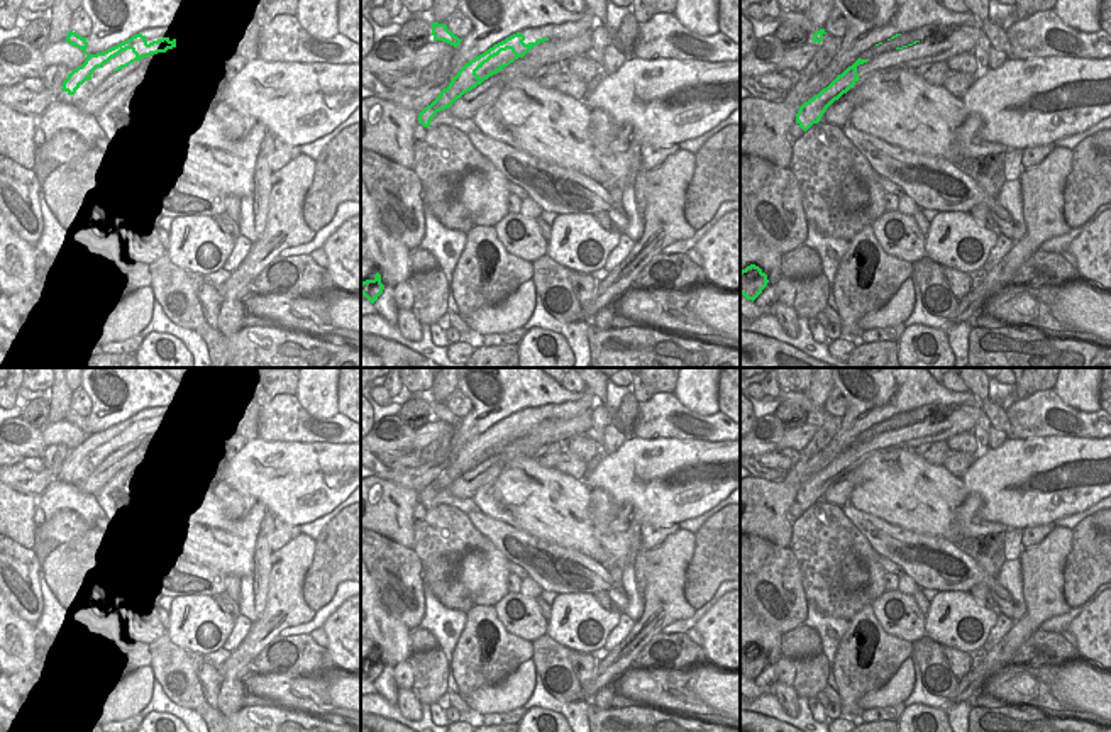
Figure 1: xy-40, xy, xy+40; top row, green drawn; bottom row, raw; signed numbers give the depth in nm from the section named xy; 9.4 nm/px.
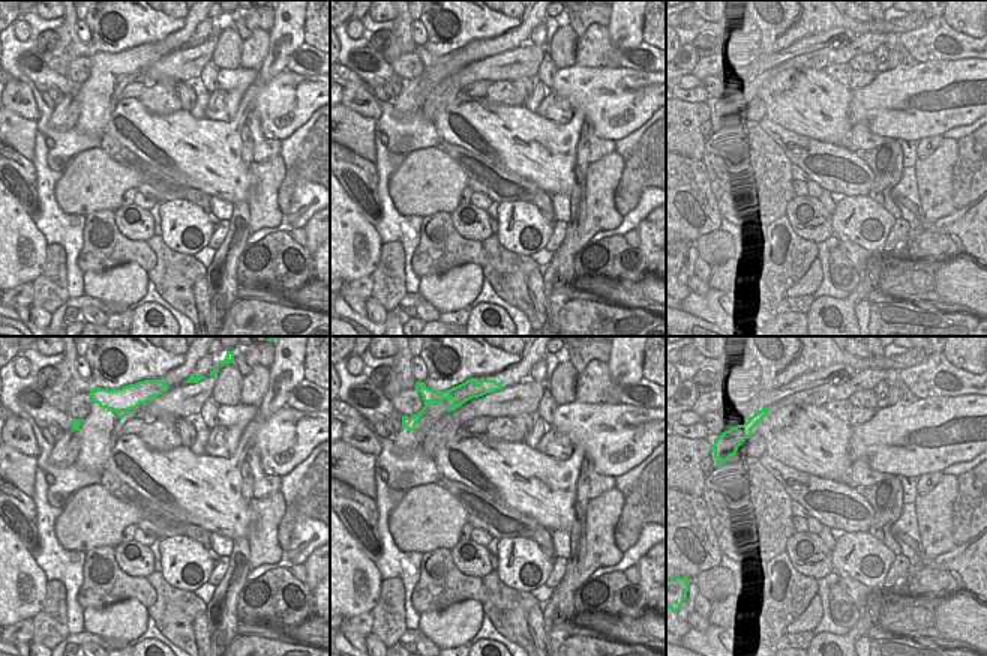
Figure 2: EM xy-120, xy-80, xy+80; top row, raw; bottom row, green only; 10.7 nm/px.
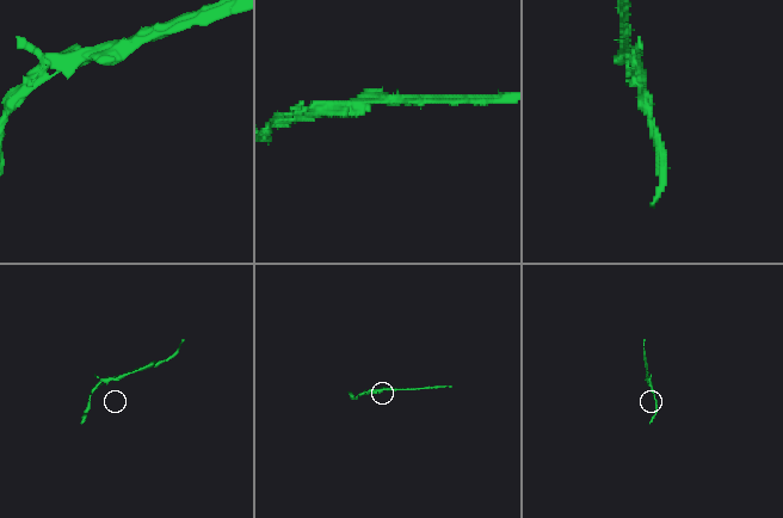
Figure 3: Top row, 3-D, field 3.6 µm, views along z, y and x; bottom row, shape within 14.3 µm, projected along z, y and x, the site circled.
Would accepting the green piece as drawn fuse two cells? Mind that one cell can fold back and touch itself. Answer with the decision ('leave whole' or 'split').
split

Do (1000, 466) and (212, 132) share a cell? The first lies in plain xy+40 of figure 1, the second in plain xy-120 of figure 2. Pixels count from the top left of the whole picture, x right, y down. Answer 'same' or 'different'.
different

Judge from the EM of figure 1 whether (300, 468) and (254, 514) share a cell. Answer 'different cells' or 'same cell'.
different cells

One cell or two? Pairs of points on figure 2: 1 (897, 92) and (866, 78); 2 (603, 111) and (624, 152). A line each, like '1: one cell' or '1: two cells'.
1: two cells
2: two cells

